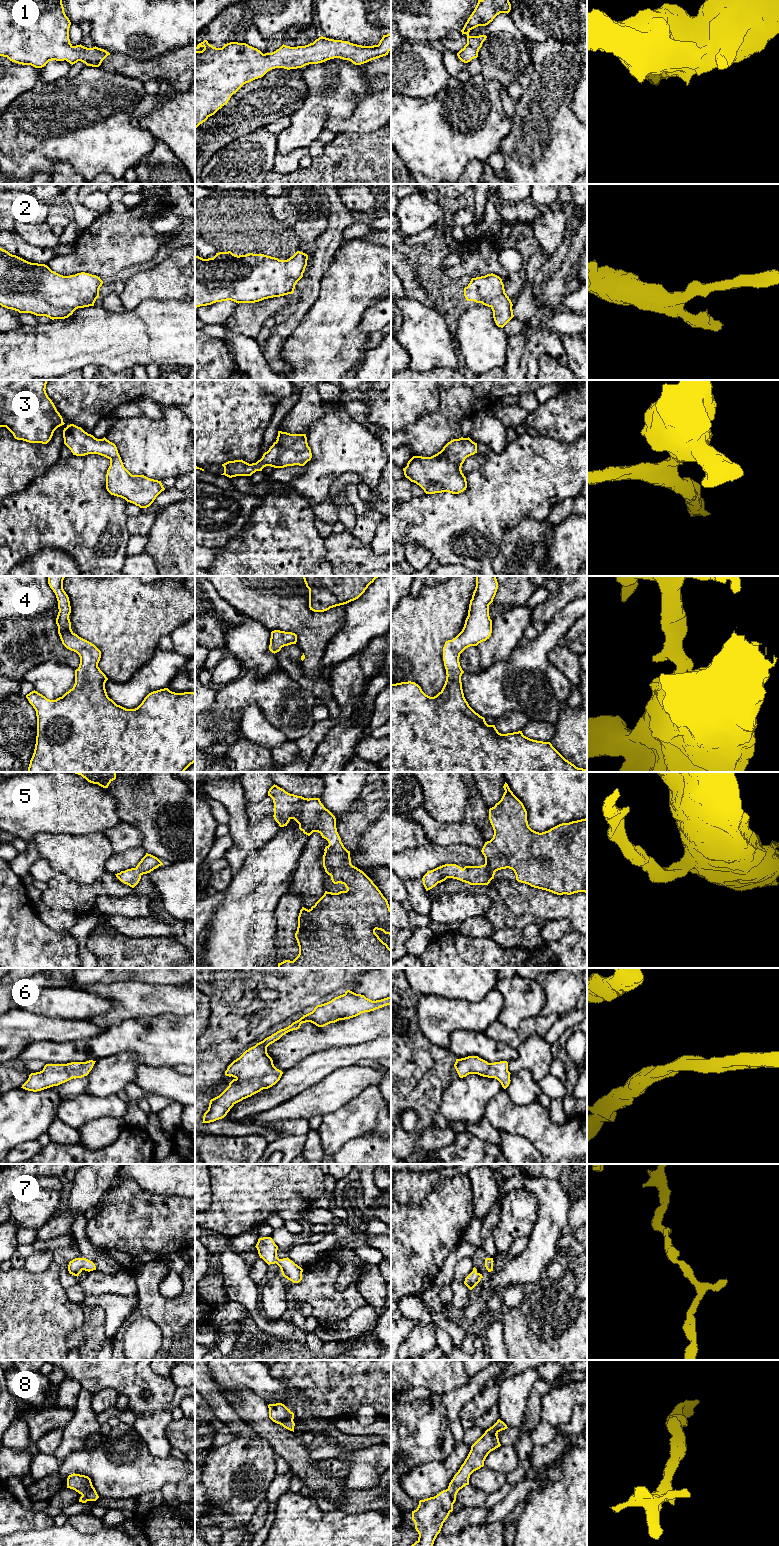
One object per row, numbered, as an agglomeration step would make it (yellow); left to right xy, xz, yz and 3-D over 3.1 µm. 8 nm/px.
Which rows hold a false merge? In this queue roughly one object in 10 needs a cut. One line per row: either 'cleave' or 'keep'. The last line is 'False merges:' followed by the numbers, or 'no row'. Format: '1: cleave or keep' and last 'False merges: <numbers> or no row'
1: keep
2: keep
3: keep
4: keep
5: keep
6: keep
7: keep
8: keep
False merges: no row

